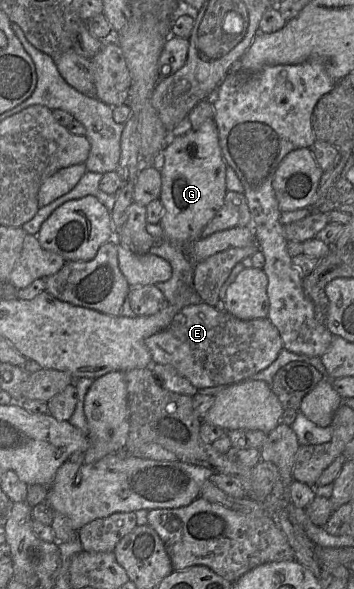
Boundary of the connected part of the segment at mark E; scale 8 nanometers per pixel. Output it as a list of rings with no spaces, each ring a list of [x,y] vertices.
[[[204,302],[188,305],[165,330],[145,340],[154,364],[174,367],[197,389],[227,386],[266,369],[284,348],[276,326],[266,317],[241,320]]]

